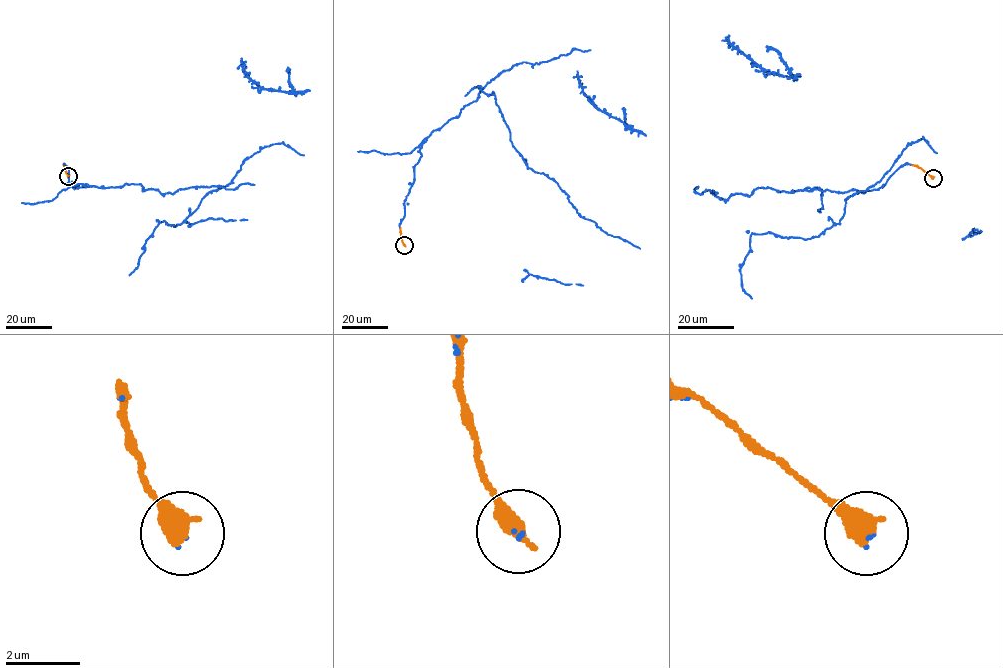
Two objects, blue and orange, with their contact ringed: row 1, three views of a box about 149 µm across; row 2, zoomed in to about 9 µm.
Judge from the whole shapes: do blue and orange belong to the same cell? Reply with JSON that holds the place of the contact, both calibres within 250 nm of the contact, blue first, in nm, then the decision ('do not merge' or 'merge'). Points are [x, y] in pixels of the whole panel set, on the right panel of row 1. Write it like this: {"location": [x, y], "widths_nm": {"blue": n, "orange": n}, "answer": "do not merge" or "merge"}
{"location": [933, 178], "widths_nm": {"blue": 60, "orange": 550}, "answer": "merge"}

